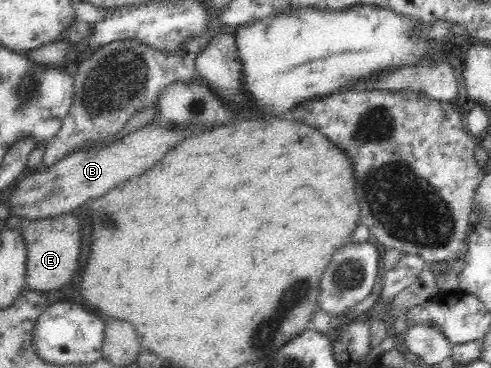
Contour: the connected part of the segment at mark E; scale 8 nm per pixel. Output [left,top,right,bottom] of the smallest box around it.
[20,214,80,293]

